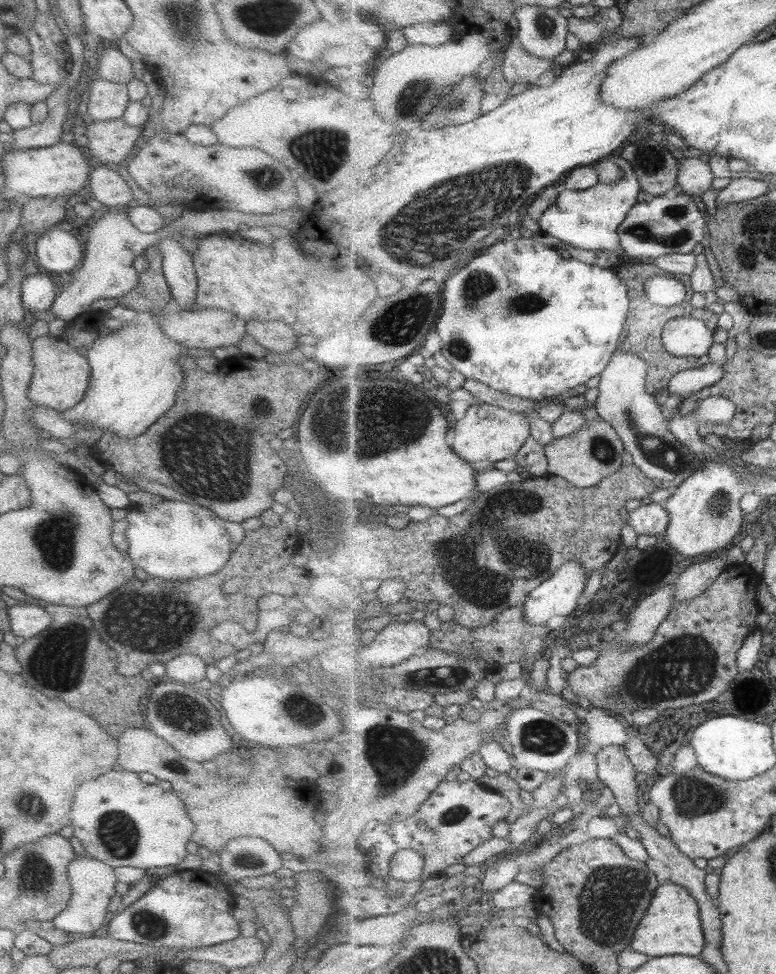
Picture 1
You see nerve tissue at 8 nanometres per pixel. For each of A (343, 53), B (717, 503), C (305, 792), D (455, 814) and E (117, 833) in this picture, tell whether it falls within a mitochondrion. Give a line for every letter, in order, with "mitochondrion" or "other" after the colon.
A: other
B: mitochondrion
C: other
D: mitochondrion
E: mitochondrion

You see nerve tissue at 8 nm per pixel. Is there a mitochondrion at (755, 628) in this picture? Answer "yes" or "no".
no

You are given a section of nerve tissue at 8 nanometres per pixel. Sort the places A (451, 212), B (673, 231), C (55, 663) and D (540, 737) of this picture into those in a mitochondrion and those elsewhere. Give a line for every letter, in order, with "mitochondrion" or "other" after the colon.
A: mitochondrion
B: mitochondrion
C: mitochondrion
D: mitochondrion

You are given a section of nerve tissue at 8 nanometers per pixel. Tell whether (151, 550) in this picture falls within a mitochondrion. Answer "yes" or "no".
no

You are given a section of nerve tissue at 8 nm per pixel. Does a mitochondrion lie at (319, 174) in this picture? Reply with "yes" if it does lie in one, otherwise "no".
yes

